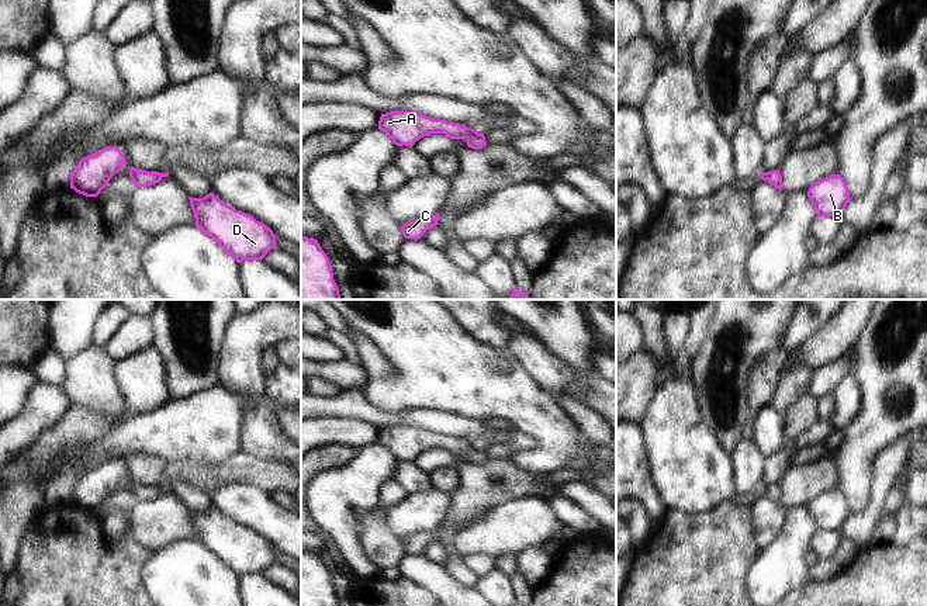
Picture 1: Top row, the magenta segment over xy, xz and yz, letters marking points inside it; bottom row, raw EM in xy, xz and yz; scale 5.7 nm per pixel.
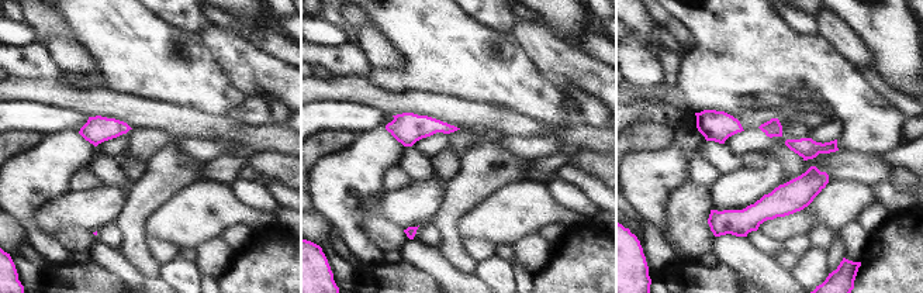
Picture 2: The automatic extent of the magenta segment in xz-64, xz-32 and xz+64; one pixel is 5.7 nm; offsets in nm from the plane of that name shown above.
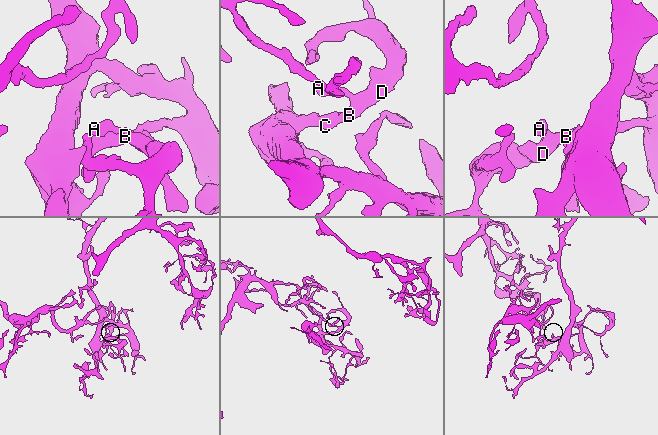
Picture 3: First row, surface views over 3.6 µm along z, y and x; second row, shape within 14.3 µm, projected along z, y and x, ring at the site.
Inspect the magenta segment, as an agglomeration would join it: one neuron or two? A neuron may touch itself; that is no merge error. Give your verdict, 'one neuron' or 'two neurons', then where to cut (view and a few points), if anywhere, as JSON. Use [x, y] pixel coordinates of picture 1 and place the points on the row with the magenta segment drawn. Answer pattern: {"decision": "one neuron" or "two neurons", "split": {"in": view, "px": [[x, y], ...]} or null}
{"decision": "one neuron", "split": null}

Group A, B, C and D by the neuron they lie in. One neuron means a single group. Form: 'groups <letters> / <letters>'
groups A B C D

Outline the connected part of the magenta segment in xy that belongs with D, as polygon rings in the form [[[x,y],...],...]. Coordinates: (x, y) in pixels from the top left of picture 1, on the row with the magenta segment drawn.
[[[212,193],[203,198],[188,197],[196,218],[196,226],[214,239],[238,263],[262,260],[271,249],[277,249],[273,231],[252,215],[236,211],[218,200]]]

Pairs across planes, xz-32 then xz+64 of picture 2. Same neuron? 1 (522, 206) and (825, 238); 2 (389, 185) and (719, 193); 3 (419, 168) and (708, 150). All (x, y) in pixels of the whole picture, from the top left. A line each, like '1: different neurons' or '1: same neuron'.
1: different neurons
2: different neurons
3: same neuron

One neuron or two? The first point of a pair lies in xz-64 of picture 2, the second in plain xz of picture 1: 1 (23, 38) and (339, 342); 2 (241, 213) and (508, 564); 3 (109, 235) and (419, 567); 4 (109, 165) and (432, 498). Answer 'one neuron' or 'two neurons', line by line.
1: two neurons
2: two neurons
3: two neurons
4: two neurons

